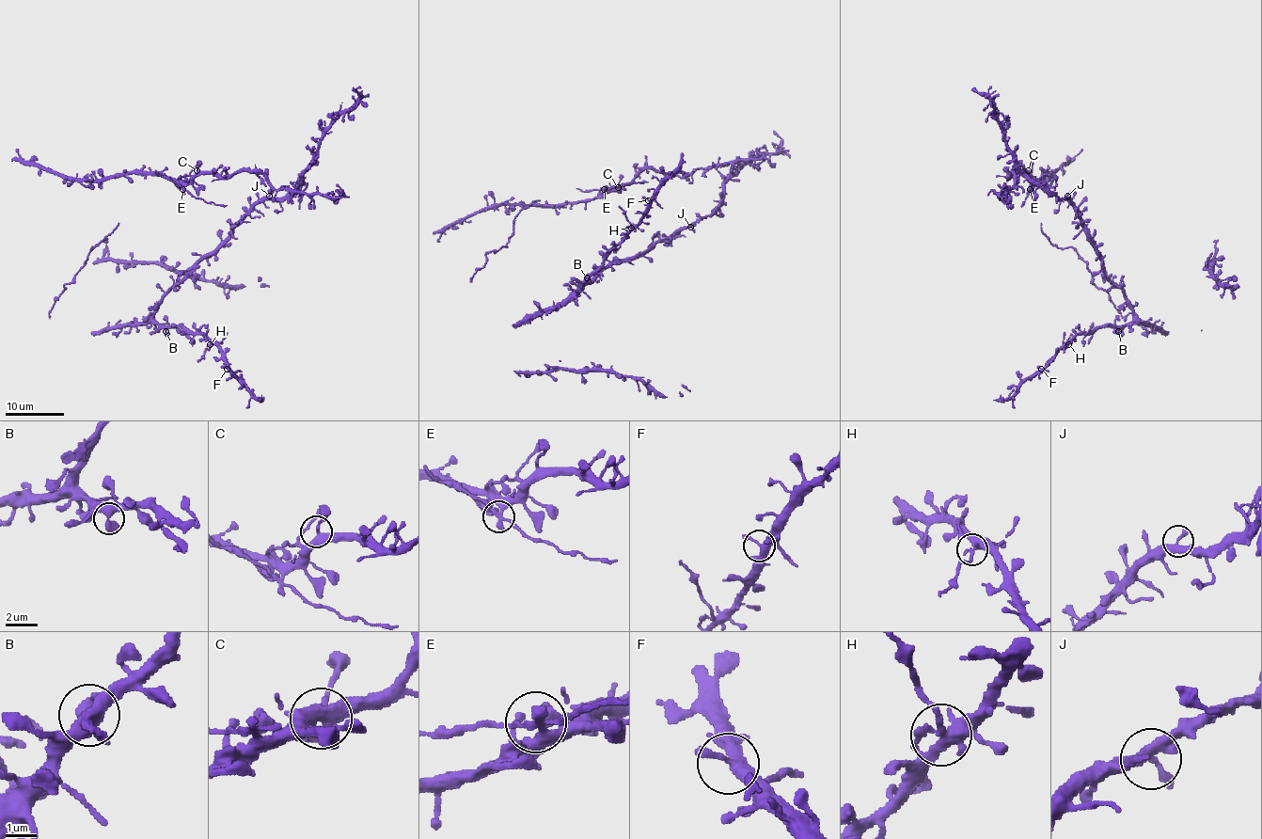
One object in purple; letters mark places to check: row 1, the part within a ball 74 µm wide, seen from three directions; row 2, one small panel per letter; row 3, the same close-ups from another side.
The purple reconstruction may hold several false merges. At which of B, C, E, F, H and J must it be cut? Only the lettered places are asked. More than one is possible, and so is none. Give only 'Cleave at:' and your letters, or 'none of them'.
Cleave at: E, H

